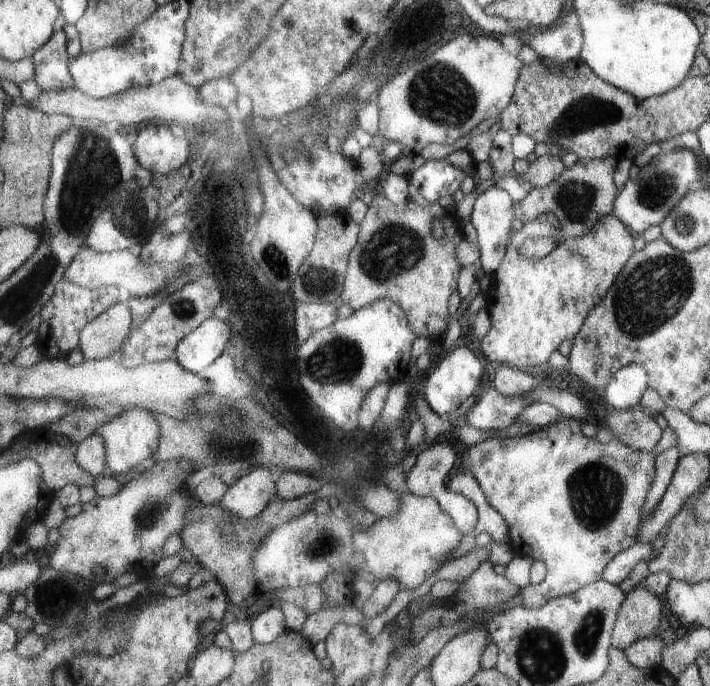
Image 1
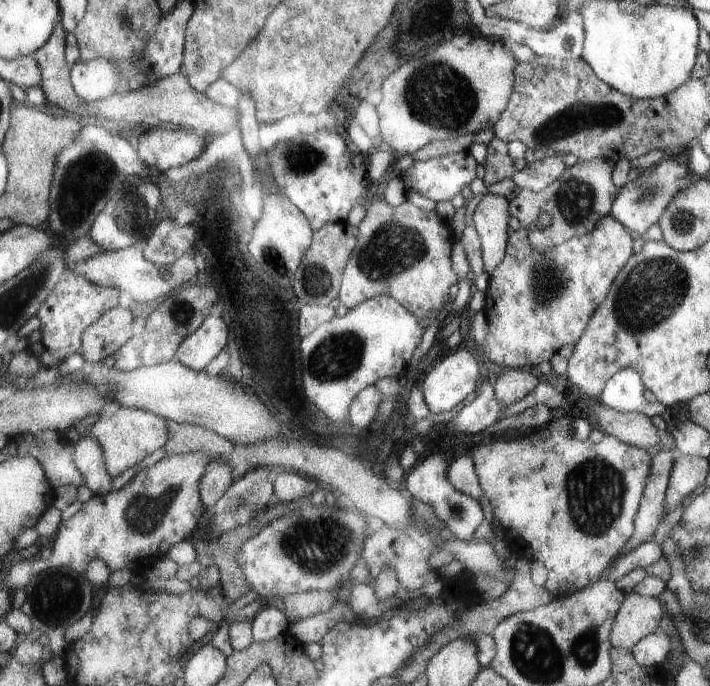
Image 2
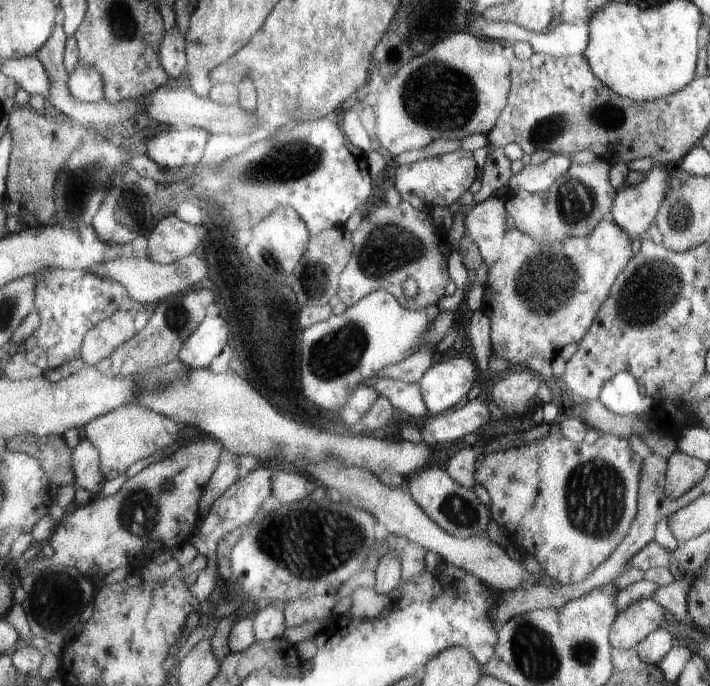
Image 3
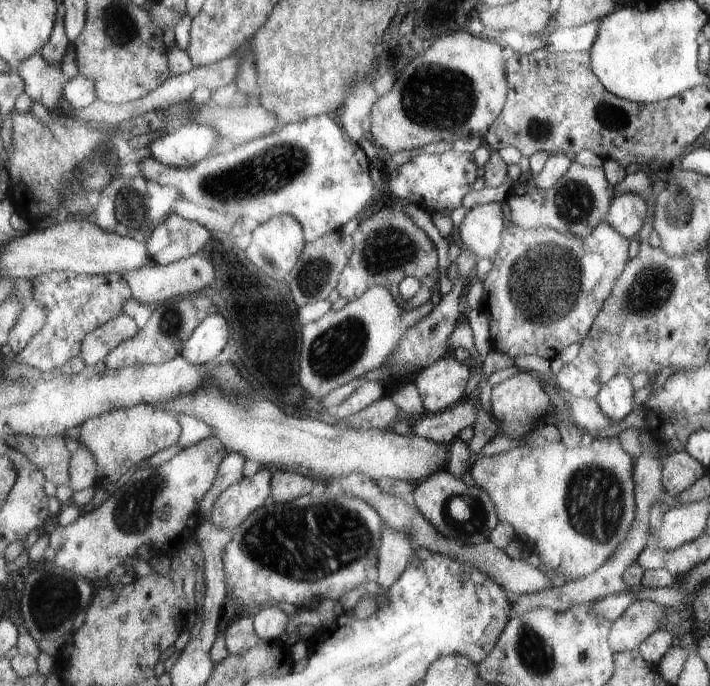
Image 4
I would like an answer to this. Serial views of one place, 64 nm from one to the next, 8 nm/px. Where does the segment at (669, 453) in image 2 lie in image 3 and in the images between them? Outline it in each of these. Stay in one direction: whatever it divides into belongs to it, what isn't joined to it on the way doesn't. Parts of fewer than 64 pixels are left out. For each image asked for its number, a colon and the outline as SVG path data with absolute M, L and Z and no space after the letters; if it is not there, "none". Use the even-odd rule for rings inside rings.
3: M651 454L645 458L643 464L643 474L641 474L641 490L639 490L639 510L637 510L637 518L631 524L629 534L623 538L623 542L619 544L619 548L597 568L593 570L583 582L573 584L573 586L531 586L531 588L523 588L517 592L507 592L501 594L501 602L499 606L491 612L491 616L497 620L497 628L503 628L511 618L515 616L523 616L529 614L533 610L545 610L545 608L557 608L561 610L563 606L567 606L573 600L583 598L585 594L591 594L591 590L603 588L603 586L615 586L615 580L627 570L631 558L653 540L653 526L659 518L667 518L673 514L675 506L671 506L671 498L665 496L665 466L667 466L667 458Z

